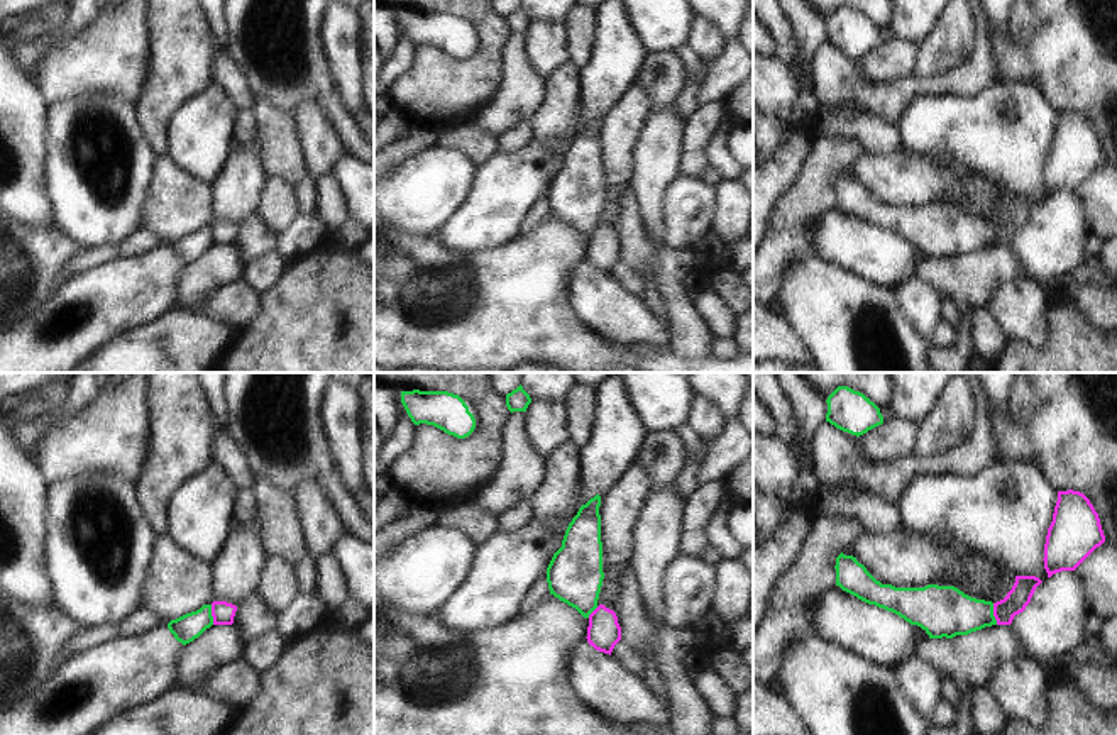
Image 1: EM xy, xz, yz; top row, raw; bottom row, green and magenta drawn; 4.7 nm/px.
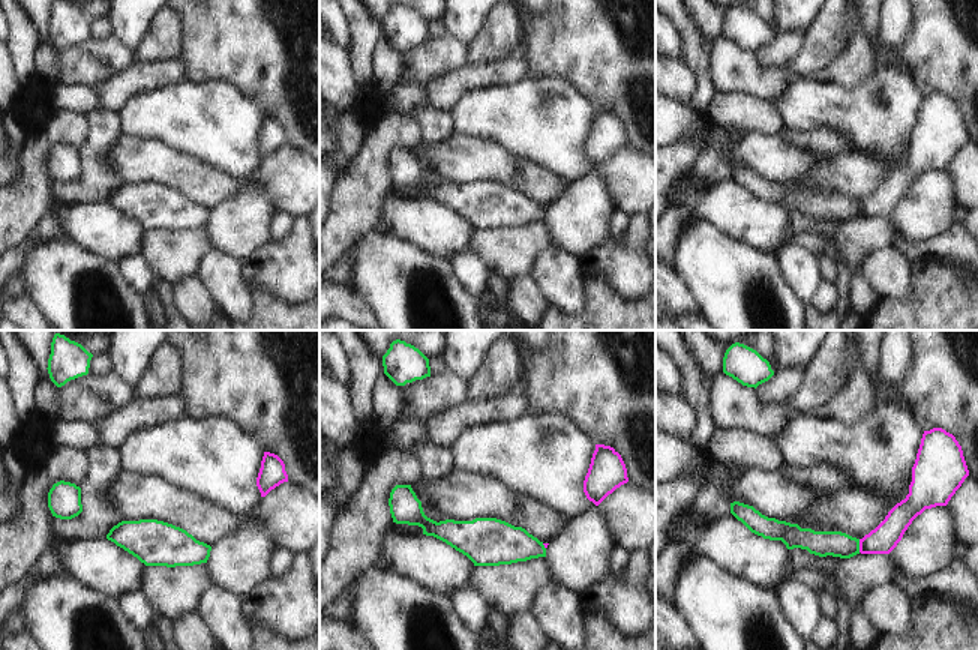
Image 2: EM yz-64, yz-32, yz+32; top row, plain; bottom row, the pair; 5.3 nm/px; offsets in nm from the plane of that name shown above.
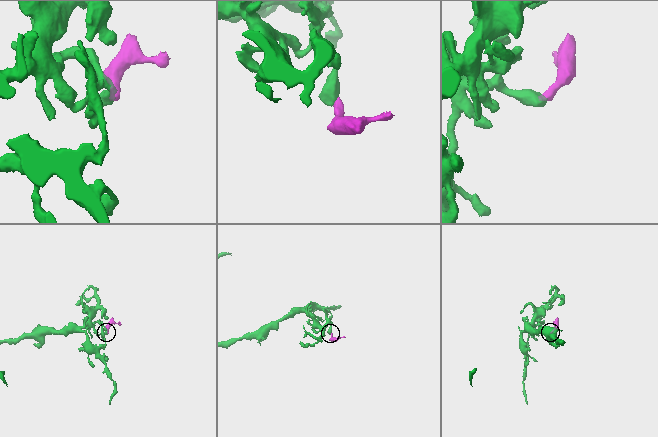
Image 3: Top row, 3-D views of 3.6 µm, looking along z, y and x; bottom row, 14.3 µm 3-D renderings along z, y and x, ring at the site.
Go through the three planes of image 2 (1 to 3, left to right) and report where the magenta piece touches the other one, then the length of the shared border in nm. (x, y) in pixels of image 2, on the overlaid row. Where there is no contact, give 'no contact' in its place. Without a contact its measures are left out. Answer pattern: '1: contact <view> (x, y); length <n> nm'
1: no contact
2: contact yz-32 (543, 547); length 40 nm
3: contact yz+32 (858, 545); length 70 nm

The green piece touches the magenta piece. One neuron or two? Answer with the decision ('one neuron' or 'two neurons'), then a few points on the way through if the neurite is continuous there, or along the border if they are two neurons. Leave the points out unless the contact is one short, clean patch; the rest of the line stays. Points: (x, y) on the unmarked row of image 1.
two neurons; border along yz (992, 224), (997, 244)

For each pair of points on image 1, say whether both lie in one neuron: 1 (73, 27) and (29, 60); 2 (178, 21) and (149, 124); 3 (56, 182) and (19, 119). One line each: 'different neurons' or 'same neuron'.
1: same neuron
2: same neuron
3: different neurons

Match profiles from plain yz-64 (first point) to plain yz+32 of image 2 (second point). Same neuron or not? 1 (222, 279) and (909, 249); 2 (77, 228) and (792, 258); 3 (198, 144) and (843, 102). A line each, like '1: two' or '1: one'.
1: two
2: two
3: one

